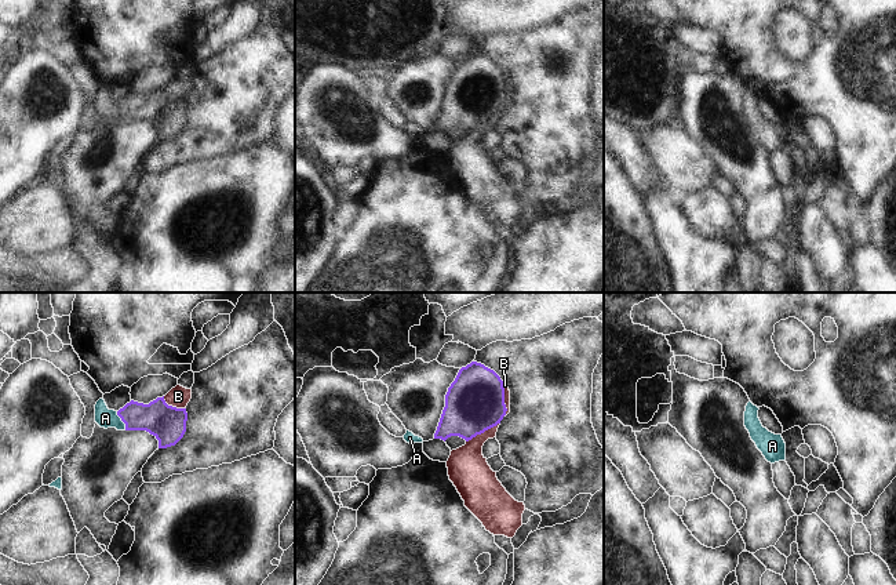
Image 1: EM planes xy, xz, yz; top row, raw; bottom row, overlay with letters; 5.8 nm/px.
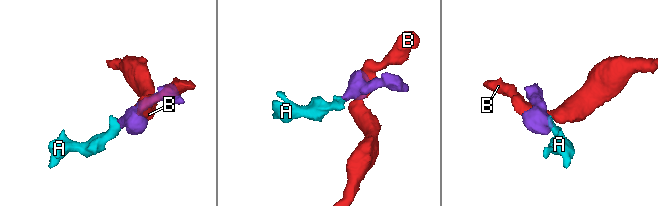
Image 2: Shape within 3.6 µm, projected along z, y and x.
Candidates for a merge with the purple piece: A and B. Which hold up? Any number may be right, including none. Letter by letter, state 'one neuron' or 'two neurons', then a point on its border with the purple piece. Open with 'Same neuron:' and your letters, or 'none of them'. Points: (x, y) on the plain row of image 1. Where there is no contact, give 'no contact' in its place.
Same neuron: A
A: one neuron | xy (121, 111)
B: two neurons | xz (503, 90)

